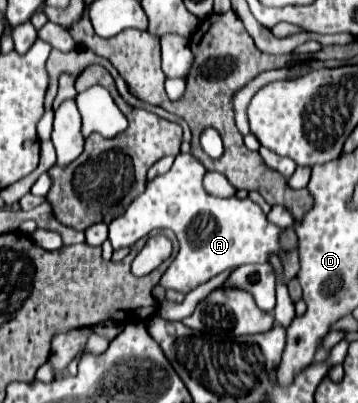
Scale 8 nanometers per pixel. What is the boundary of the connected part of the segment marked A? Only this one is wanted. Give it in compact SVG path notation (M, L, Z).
M179 154L171 166L171 170L163 176L147 182L147 188L141 196L137 196L123 216L115 218L109 224L109 240L115 250L129 248L137 242L137 232L149 232L153 228L171 228L179 240L179 252L165 270L159 280L159 286L171 288L177 292L191 292L199 284L211 280L227 268L235 268L241 264L267 262L271 252L277 252L283 260L285 282L297 276L299 262L297 250L289 254L281 254L279 234L281 228L267 222L263 210L249 198L239 200L231 198L215 198L203 190L203 178L206 169L195 156Z

